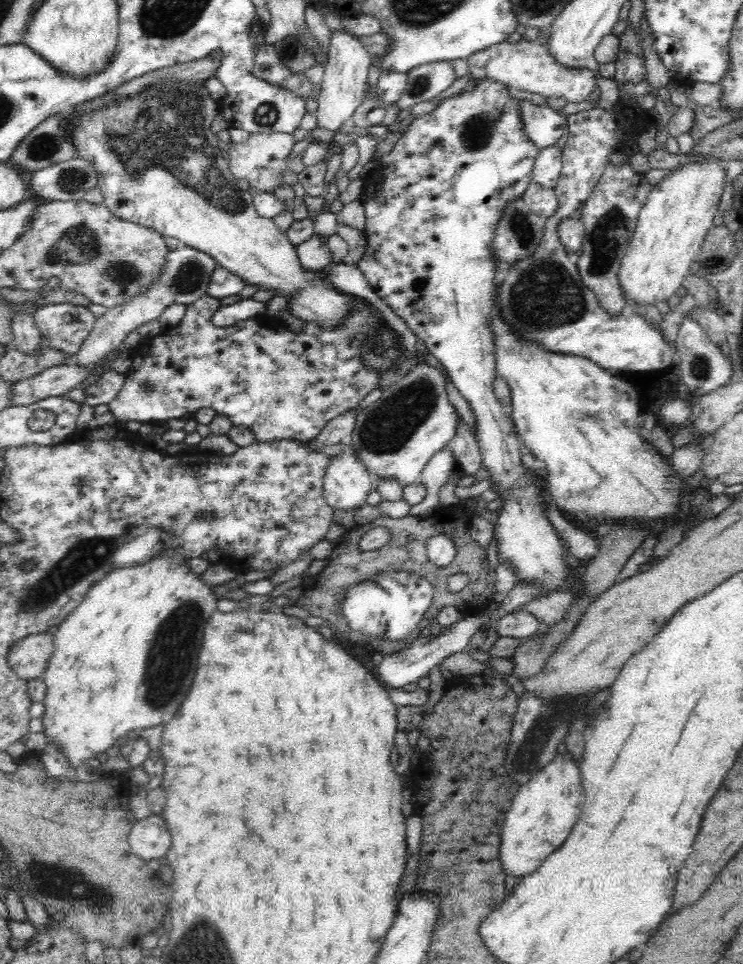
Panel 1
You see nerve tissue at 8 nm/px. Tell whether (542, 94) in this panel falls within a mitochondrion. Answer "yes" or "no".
no

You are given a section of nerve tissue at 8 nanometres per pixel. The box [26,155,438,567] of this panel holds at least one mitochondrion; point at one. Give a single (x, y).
(78, 244)

